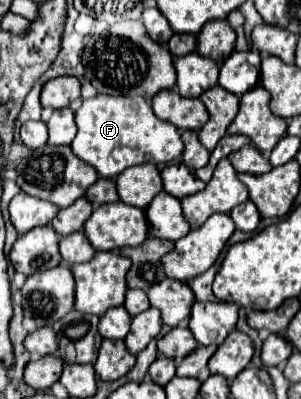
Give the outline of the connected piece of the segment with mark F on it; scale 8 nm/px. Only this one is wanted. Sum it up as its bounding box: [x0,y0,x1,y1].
[70,94,184,178]

